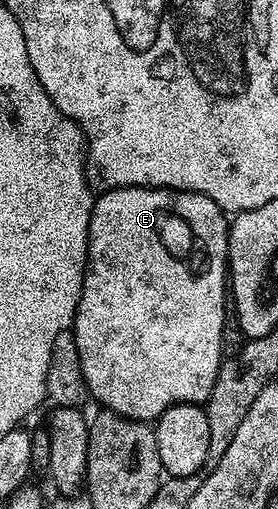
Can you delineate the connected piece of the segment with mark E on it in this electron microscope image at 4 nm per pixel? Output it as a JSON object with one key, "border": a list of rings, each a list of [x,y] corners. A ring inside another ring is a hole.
{"border":[[[135,185],[134,187],[126,187],[125,189],[105,189],[93,200],[90,227],[88,228],[88,267],[84,270],[84,286],[82,287],[82,295],[78,299],[76,319],[74,322],[74,332],[76,334],[76,342],[78,343],[78,355],[82,359],[82,375],[86,379],[86,387],[93,402],[101,401],[99,404],[103,408],[113,409],[118,415],[129,417],[135,421],[147,421],[149,423],[155,422],[156,418],[161,417],[167,409],[175,405],[203,406],[207,402],[210,391],[214,387],[214,379],[218,379],[218,371],[220,370],[220,362],[222,360],[222,354],[220,352],[224,349],[224,297],[226,301],[226,282],[230,277],[228,271],[229,228],[230,221],[224,210],[218,207],[218,203],[214,203],[214,199],[210,199],[201,193],[184,193],[181,189],[143,189]]]}

